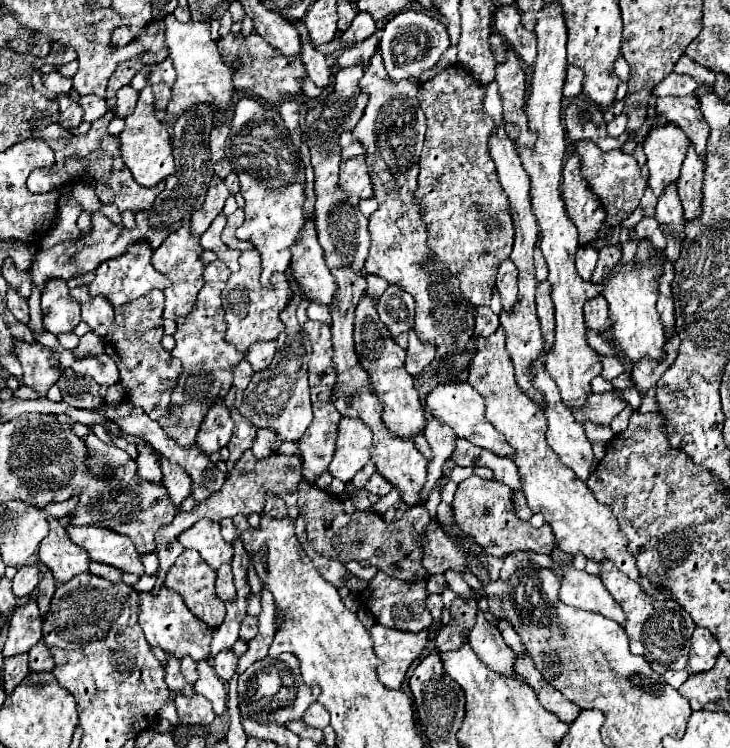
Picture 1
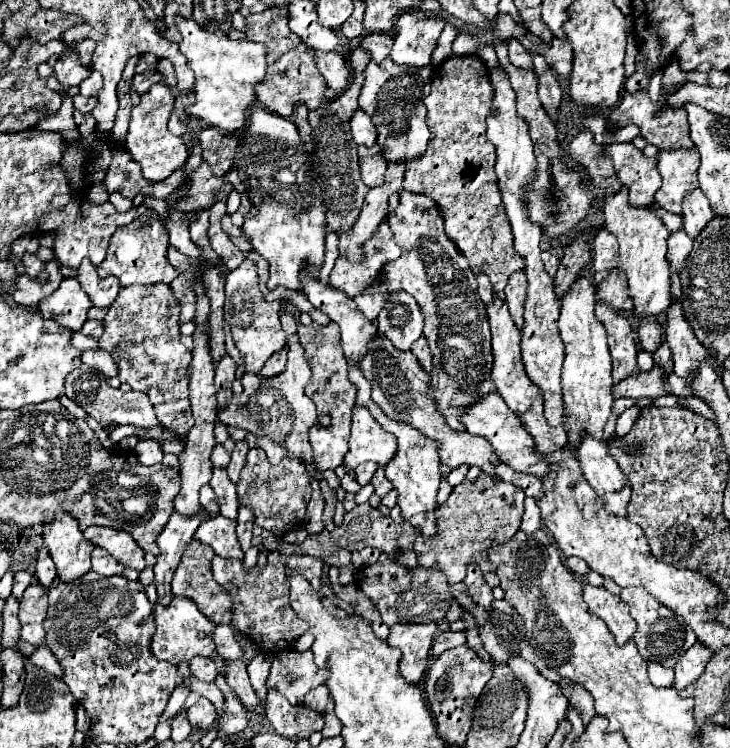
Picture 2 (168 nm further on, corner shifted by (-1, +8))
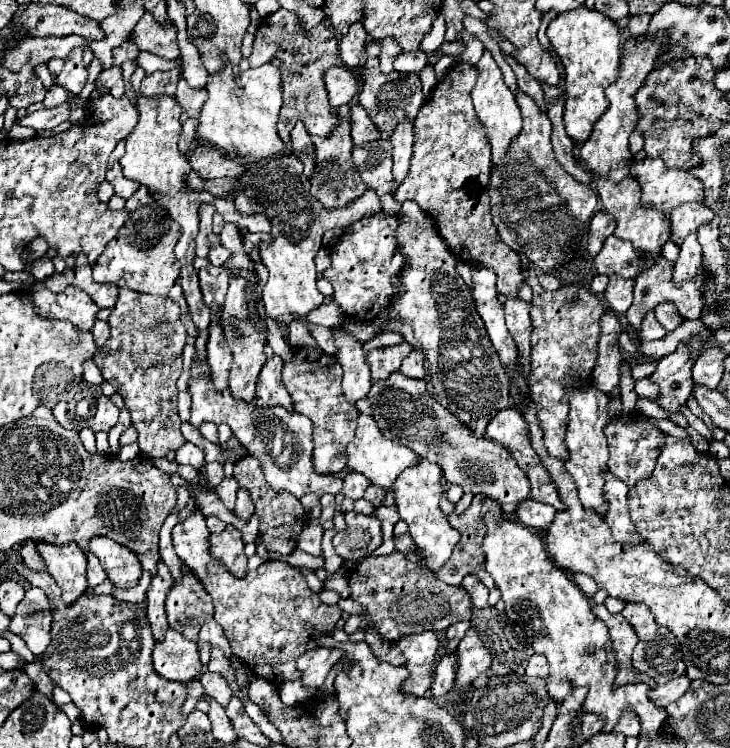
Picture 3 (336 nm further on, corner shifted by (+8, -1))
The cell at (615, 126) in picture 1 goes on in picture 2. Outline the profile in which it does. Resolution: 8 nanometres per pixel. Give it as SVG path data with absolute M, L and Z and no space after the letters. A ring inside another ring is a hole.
M661 91L661 97L657 103L649 99L647 93L623 93L621 103L615 105L607 117L609 125L613 127L625 127L629 123L637 125L641 129L641 135L647 139L647 143L659 147L659 149L675 149L675 147L691 147L691 137L689 137L689 123L687 123L687 113L685 109L669 109L665 105L667 93Z

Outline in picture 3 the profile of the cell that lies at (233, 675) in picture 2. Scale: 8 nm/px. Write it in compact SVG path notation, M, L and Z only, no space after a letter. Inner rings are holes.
M218 646L210 648L210 662L208 662L208 670L210 672L220 672L232 686L234 692L238 692L238 686L234 682L234 670L230 666L230 660L224 656L224 652Z

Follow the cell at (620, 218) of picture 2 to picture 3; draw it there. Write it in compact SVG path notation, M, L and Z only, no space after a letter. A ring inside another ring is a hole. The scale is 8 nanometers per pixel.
M632 174L622 178L620 182L608 182L606 178L600 178L596 190L604 210L612 214L618 222L614 234L618 238L630 240L636 250L652 250L652 254L658 256L662 246L670 240L670 218L666 212L648 210L646 206L640 206L640 184L636 182L636 178L632 178Z

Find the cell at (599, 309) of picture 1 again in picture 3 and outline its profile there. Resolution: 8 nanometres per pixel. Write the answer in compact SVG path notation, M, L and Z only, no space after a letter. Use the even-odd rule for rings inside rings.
M610 276L610 284L604 292L604 300L608 302L608 306L618 312L618 314L624 314L630 306L632 306L632 286L634 286L634 280L626 280L626 278L620 278L620 276Z

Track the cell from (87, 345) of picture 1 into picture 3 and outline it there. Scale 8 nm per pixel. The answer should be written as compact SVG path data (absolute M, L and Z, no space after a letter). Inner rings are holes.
M96 320L94 328L92 328L92 334L94 334L96 344L98 344L98 346L104 346L104 342L106 342L106 340L108 340L108 336L110 336L110 326L108 326L108 322Z

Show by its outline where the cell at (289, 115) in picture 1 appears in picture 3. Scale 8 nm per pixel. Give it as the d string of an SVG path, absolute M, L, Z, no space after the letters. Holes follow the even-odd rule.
M296 122L294 130L292 130L292 140L290 140L288 152L294 154L304 164L304 174L310 178L314 174L314 164L316 164L314 156L316 156L316 152L314 152L310 134L306 132L302 122Z

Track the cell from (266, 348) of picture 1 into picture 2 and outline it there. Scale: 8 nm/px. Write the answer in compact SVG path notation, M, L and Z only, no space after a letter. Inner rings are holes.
M283 347L283 349L277 351L277 353L273 353L273 355L265 361L265 365L263 365L263 369L261 369L261 375L263 375L263 377L273 377L273 375L281 373L281 369L285 367L285 361L287 361L287 347Z

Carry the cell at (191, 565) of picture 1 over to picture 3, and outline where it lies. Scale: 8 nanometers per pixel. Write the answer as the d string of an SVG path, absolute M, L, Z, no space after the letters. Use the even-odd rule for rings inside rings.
M186 574L176 582L166 598L166 614L172 630L180 632L188 640L198 640L198 632L204 622L214 616L212 598L194 574Z

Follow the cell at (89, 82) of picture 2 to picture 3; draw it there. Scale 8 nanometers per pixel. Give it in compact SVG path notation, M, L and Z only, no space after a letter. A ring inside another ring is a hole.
M114 66L114 68L108 68L108 70L102 70L100 76L98 76L98 82L96 86L102 86L110 90L112 96L122 96L124 94L124 78L122 78L122 68Z

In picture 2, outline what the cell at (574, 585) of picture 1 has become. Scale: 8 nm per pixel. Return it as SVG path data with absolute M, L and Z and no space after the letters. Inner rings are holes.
M583 581L583 601L589 605L591 613L599 615L607 623L617 639L617 645L623 645L633 637L635 621L629 615L629 605L617 595L609 593L605 587L593 587Z

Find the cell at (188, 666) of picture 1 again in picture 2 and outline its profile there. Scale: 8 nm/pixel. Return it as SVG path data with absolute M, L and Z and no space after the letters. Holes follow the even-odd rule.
M193 657L193 661L189 661L189 667L197 679L207 681L207 683L211 683L219 673L217 661L211 657Z

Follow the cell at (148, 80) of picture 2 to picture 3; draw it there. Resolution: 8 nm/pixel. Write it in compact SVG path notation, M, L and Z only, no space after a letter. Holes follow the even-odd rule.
M180 66L168 70L168 72L148 74L142 80L142 94L144 96L158 96L158 94L174 96L176 94L176 84L178 84L180 76L182 76L182 68Z

